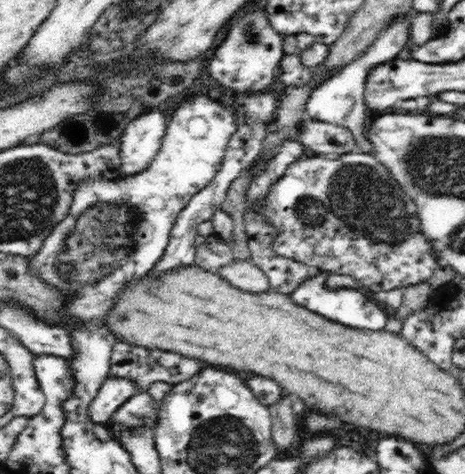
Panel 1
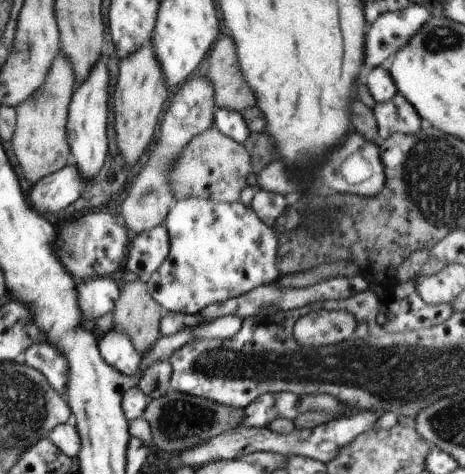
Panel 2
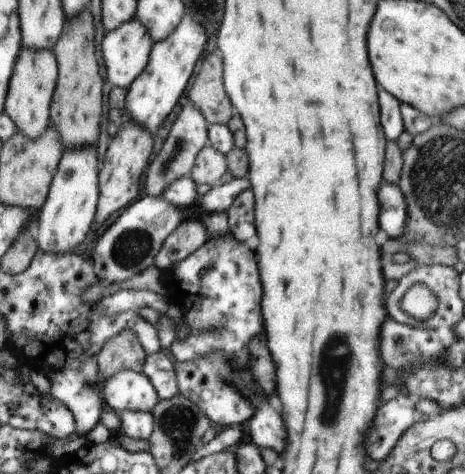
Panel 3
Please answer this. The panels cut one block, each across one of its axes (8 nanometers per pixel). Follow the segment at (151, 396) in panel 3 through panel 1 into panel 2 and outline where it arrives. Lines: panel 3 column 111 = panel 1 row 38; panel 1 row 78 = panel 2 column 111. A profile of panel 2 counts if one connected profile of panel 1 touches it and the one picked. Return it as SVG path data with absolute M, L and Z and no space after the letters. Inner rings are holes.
M111 328L95 338L97 338L99 356L107 366L115 368L123 376L133 376L137 372L143 356L133 350L129 338L123 332L117 332L117 330L113 332L113 328Z

